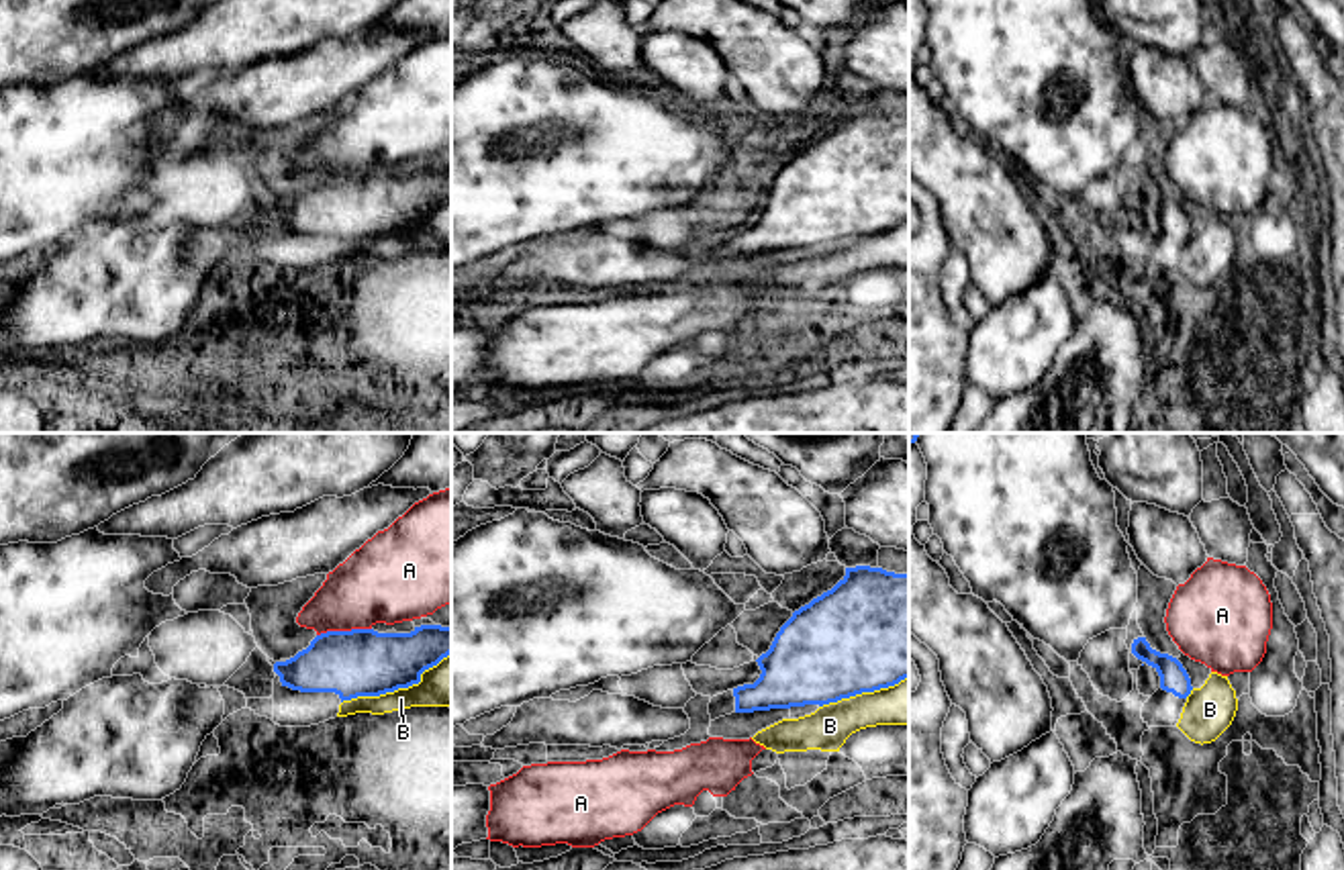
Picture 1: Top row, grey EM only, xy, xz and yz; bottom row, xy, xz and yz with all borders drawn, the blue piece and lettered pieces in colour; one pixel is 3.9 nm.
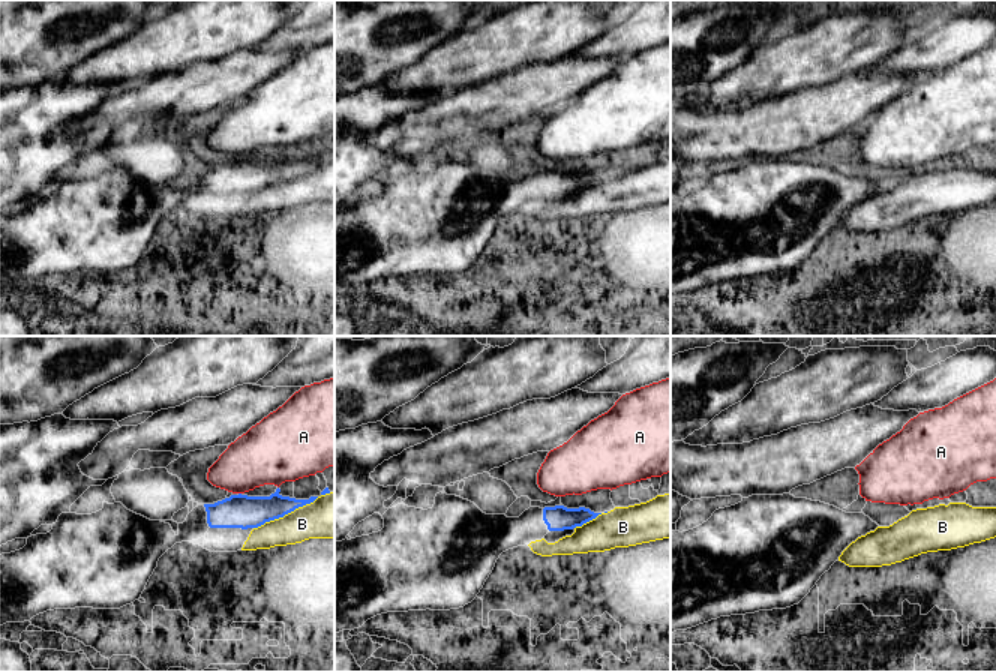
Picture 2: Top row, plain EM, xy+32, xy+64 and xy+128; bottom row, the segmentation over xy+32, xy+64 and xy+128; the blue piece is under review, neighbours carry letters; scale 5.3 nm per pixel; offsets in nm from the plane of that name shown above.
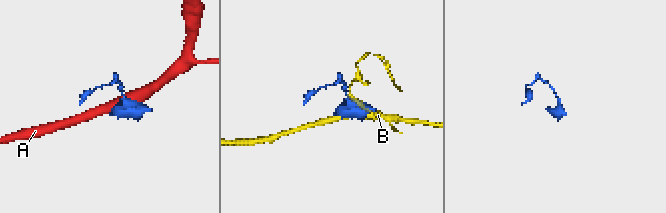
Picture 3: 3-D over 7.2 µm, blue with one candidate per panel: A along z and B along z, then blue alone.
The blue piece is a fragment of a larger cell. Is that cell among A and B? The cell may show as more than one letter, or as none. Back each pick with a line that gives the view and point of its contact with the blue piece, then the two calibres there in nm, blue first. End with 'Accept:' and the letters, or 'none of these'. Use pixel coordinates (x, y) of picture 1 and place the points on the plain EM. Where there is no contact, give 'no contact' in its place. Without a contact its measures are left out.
Accept: none of these

